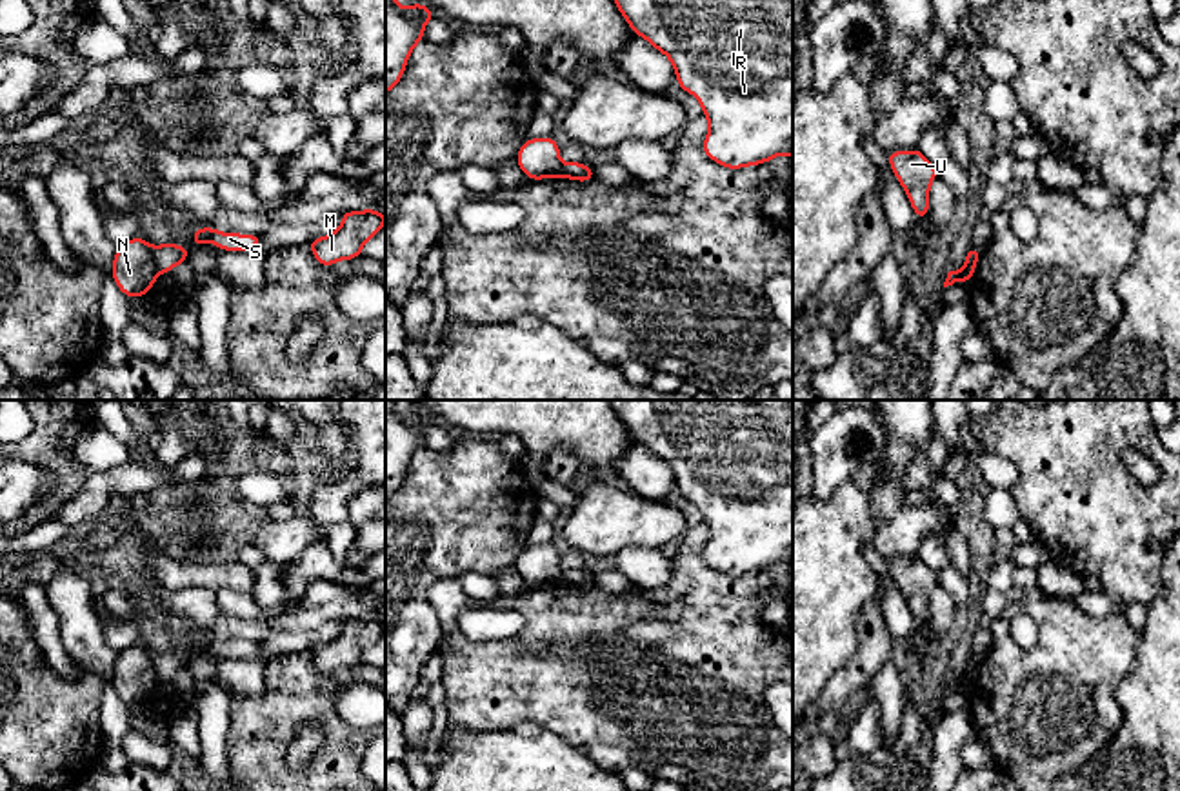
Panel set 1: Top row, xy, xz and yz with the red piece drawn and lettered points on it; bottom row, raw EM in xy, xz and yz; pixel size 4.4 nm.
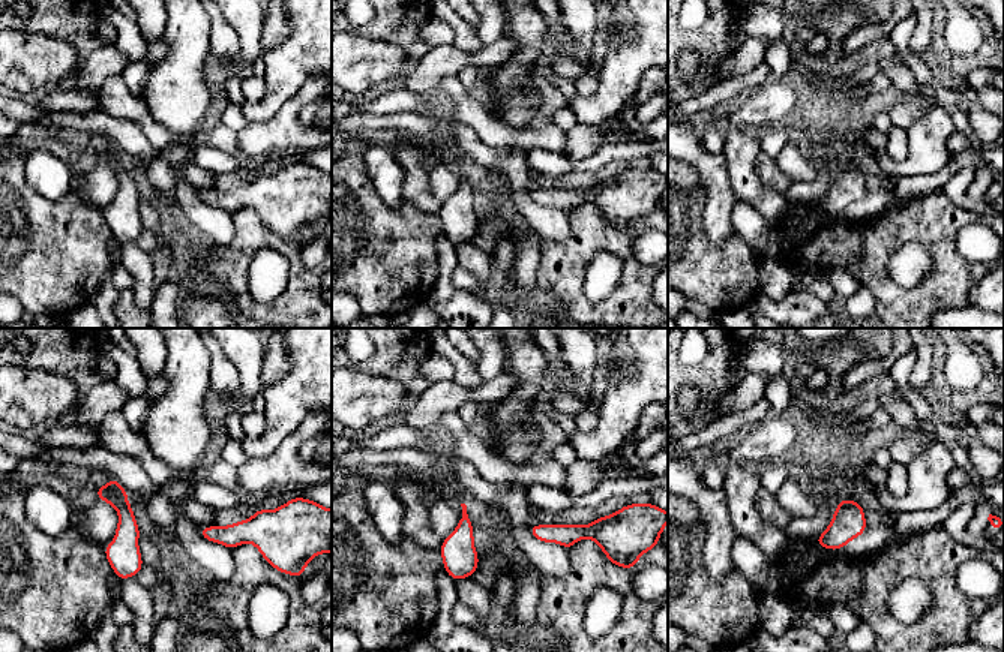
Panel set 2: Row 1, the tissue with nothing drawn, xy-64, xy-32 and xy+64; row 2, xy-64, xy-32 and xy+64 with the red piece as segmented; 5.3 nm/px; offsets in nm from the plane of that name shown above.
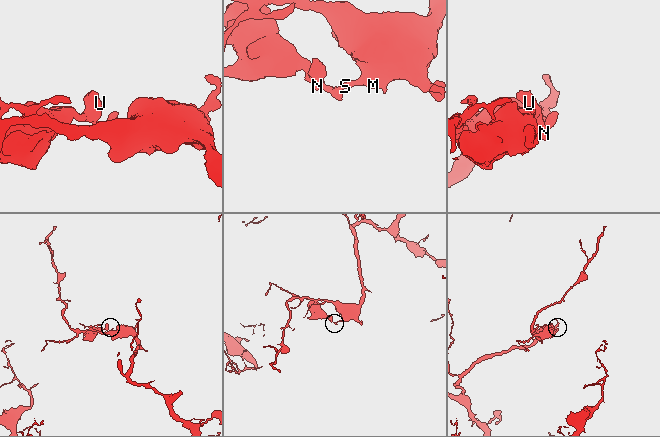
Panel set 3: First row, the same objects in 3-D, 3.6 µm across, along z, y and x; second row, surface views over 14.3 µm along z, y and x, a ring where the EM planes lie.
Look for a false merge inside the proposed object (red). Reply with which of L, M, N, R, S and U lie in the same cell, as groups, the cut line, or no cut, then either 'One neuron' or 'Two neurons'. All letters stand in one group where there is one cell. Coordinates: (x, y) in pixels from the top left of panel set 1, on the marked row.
Groups: L M R S / N U. Split along xy (151, 248), (157, 273). Two neurons

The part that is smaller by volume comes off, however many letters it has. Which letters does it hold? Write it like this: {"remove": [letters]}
{"remove": ["N", "U"]}

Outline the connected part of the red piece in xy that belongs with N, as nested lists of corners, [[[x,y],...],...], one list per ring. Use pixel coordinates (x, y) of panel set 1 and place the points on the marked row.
[[[136,236],[118,244],[111,276],[127,298],[145,296],[156,282],[153,247]]]

